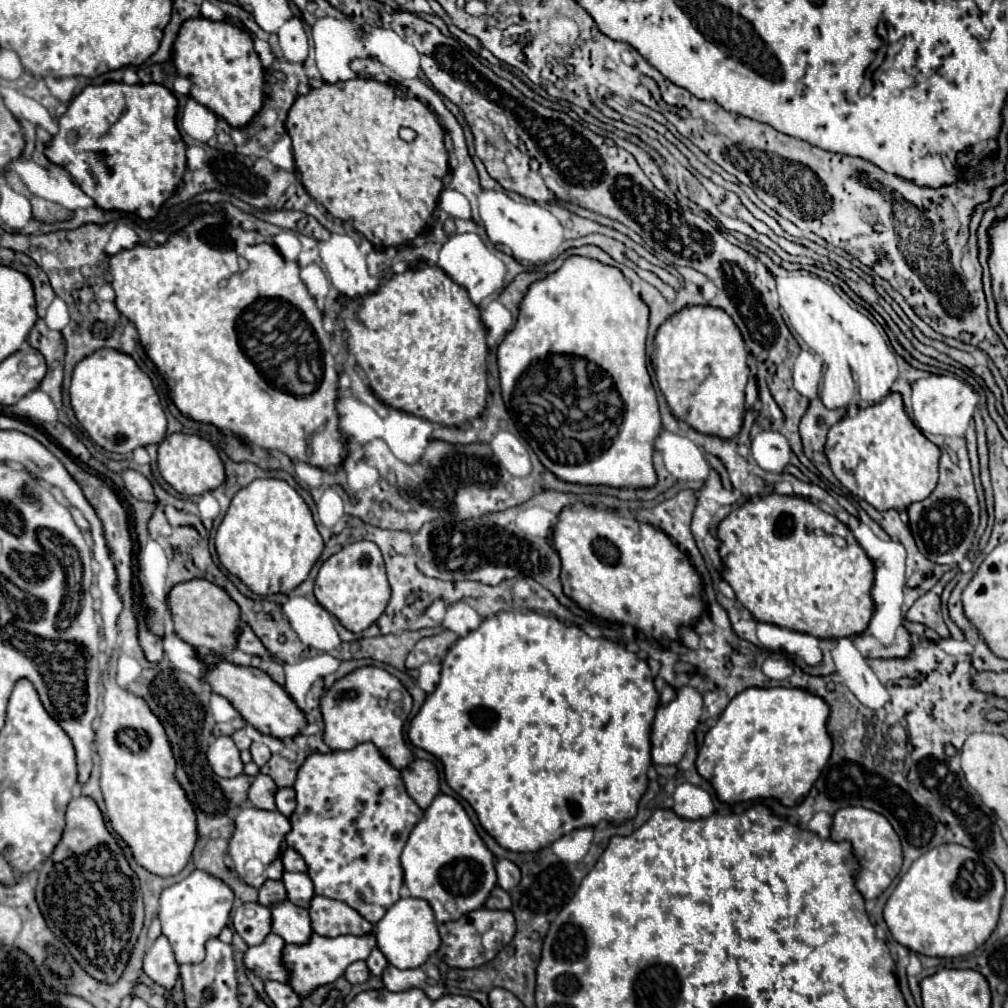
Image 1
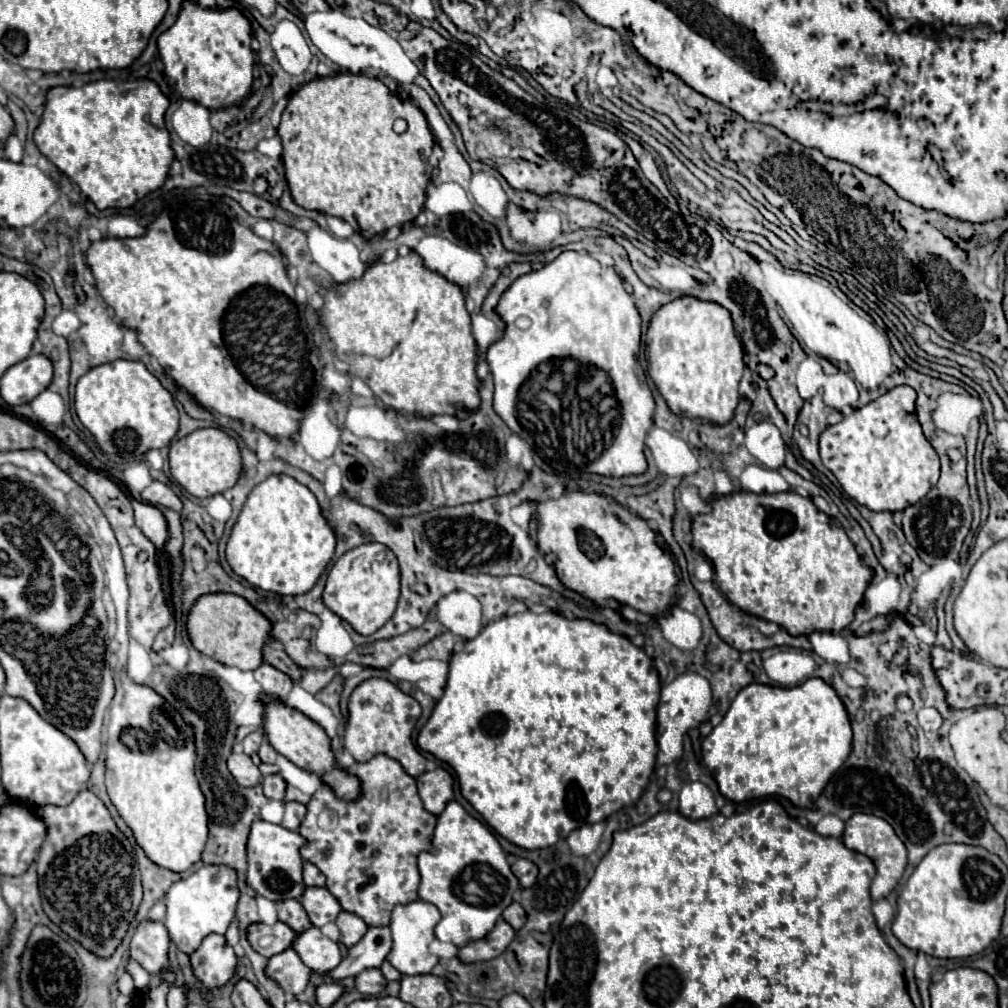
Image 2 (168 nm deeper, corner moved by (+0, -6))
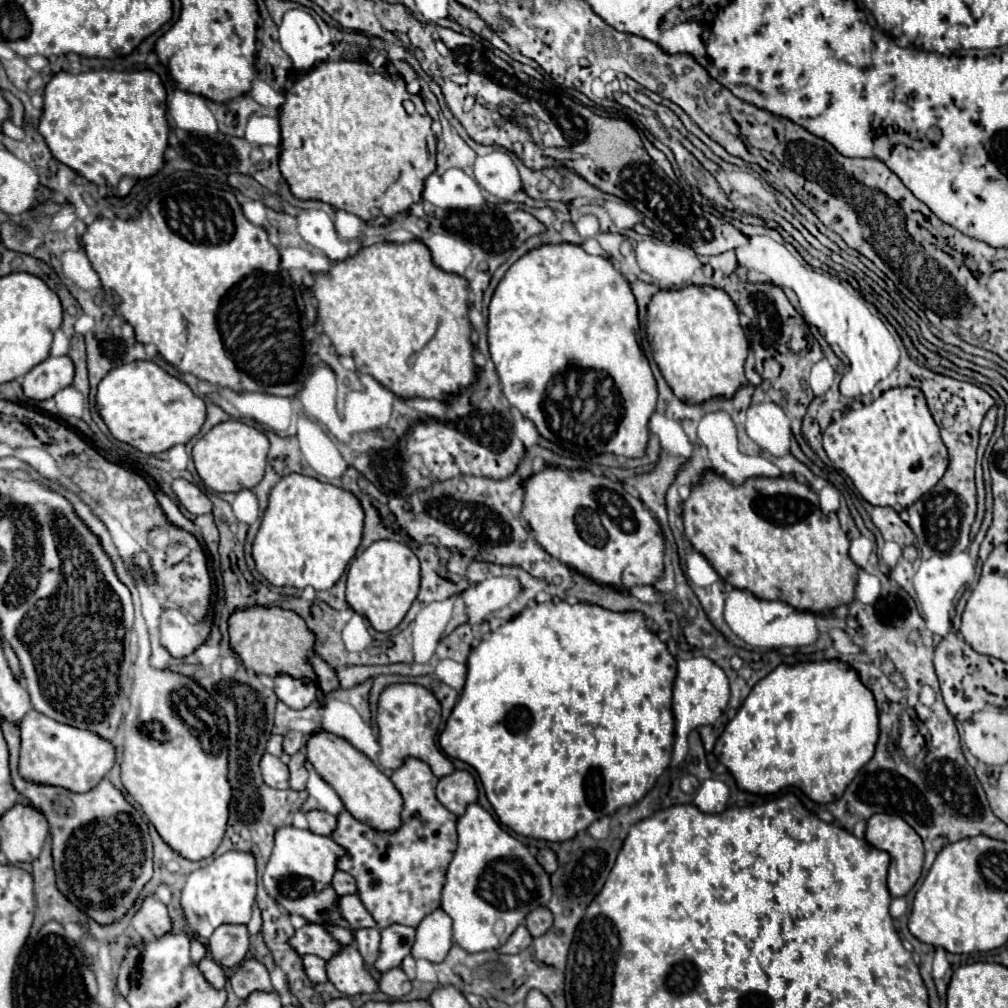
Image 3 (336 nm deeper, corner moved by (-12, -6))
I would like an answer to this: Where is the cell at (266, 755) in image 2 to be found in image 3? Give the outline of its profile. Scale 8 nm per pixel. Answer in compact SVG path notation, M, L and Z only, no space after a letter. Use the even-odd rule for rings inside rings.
M292 731L292 733L286 733L286 735L284 735L284 743L282 743L284 753L296 755L296 753L300 751L302 743L304 743L304 735L302 735L302 733L294 733L294 731Z

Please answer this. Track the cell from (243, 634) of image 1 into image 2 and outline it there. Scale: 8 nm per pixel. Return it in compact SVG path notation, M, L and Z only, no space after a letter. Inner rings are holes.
M270 641L268 647L264 647L264 661L268 661L270 665L274 665L276 669L284 671L288 677L292 677L294 681L300 681L302 675L302 667L298 667L284 651L280 641Z

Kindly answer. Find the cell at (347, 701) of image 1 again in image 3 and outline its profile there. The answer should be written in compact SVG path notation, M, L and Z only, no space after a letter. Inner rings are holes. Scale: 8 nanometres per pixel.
M414 683L388 685L378 699L376 725L380 743L378 753L380 769L398 769L406 757L416 757L428 763L436 777L444 777L454 771L452 761L436 747L436 733L440 725L440 703L428 689Z

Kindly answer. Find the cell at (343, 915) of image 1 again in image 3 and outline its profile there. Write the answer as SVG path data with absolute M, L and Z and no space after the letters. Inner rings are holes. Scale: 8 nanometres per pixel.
M364 927L354 933L356 945L360 955L364 957L366 965L372 965L378 957L378 945L380 945L380 931L376 927Z

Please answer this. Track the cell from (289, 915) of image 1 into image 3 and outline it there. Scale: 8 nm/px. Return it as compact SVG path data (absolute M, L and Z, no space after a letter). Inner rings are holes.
M344 945L336 955L332 955L332 959L326 961L326 973L328 981L332 981L332 985L344 995L378 991L378 983L366 971L356 945Z

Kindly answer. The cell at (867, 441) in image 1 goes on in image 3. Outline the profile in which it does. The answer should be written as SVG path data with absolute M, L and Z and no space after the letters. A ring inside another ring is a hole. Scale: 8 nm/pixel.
M896 387L862 409L850 409L824 431L824 449L834 467L852 479L860 495L880 507L910 507L948 469L948 451L918 387Z

